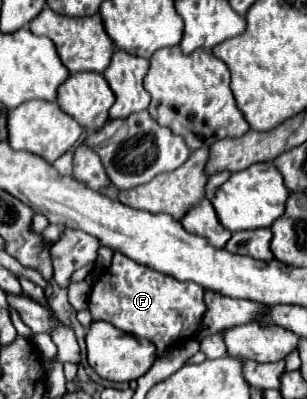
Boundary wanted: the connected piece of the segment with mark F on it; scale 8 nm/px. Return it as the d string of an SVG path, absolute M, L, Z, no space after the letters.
M116 251L108 271L92 285L88 307L94 319L106 321L102 315L108 315L108 323L120 331L152 341L156 345L156 357L160 357L160 353L180 343L186 335L198 335L200 317L204 317L204 287L196 283L184 285Z

